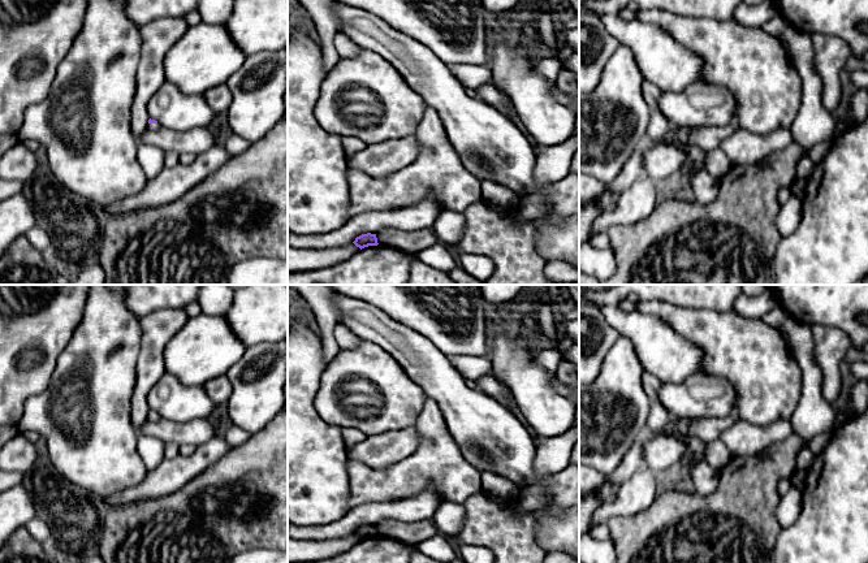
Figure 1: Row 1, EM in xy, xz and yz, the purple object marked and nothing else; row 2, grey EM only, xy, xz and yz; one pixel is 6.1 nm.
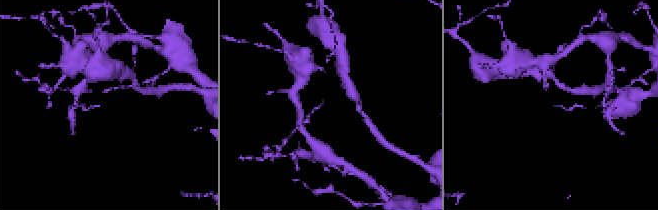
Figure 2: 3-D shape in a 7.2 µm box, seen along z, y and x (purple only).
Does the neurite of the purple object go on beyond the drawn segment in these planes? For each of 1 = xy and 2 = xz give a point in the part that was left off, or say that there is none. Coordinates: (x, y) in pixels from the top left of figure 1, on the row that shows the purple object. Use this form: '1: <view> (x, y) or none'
1: xy (151, 126)
2: none

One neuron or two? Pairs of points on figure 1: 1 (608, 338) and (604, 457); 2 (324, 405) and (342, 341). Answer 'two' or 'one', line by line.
1: two
2: two

